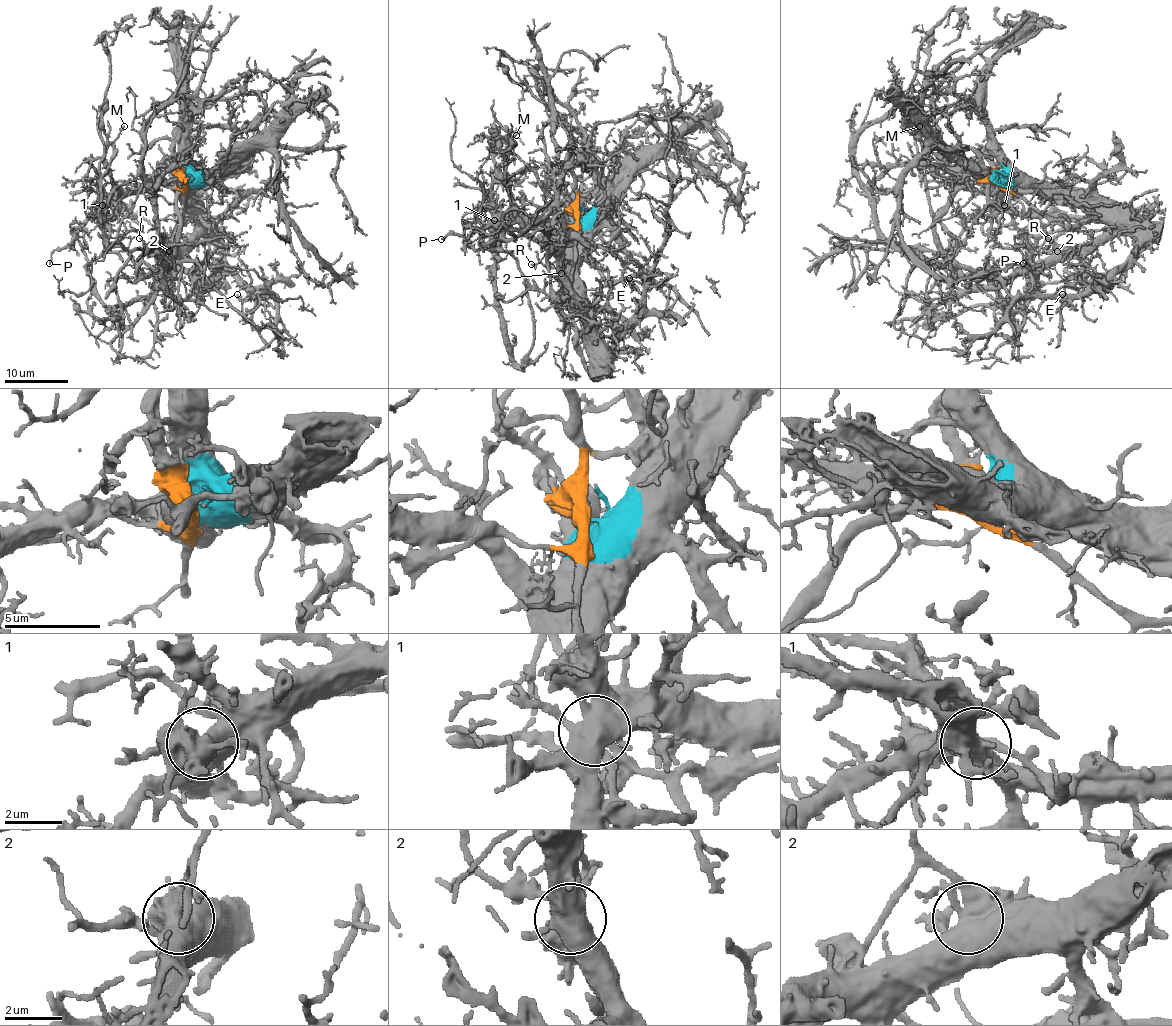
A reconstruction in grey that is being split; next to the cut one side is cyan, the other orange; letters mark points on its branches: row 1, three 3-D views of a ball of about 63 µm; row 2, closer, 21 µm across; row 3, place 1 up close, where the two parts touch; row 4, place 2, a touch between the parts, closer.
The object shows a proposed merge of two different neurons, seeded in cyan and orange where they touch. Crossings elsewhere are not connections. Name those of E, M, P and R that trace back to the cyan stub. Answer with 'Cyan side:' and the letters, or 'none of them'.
Cyan side: E, M, P, R

